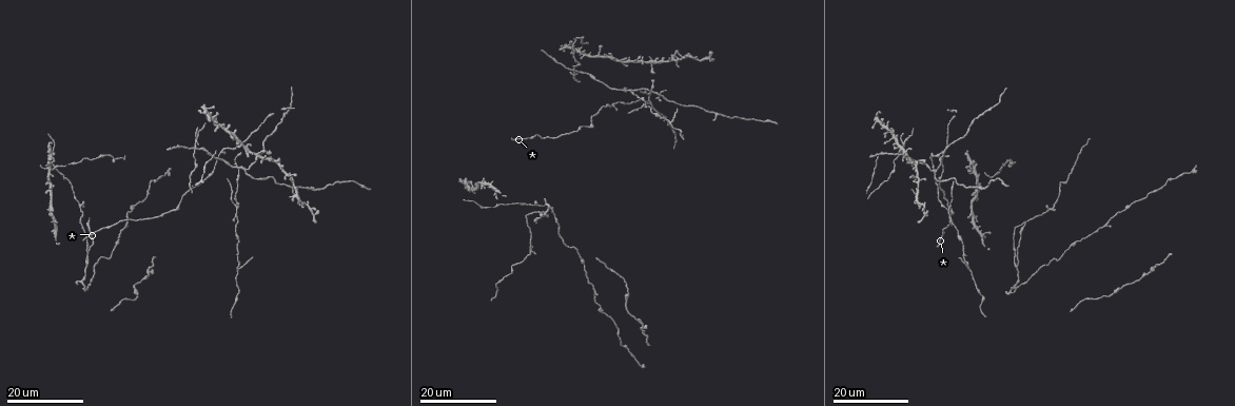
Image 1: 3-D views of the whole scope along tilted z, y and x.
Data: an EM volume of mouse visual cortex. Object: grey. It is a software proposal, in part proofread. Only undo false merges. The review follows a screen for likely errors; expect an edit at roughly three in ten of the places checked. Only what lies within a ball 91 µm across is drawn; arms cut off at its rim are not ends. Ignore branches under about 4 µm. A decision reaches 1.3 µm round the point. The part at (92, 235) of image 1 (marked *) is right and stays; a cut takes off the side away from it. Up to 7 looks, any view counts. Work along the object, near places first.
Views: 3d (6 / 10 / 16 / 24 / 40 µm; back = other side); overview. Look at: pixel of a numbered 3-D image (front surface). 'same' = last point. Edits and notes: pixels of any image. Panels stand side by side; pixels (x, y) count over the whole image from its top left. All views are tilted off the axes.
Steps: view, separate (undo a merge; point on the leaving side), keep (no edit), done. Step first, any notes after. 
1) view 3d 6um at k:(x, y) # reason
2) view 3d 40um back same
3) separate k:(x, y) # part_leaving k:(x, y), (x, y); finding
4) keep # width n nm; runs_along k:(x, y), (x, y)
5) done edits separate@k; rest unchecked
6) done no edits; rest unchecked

view 3d 24um at 1:(240, 168) # thin arm on a thick one

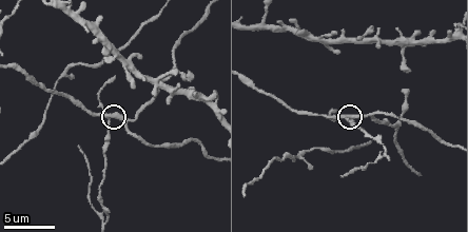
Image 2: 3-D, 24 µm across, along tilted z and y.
view 3d 6um at 2:(345, 118)

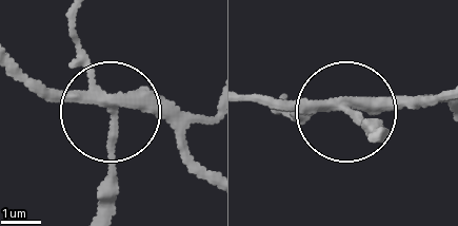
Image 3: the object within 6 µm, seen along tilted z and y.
separate 3:(78, 40) # width 240 nm; part_leaving 3:(102, 97), (103, 205); two cells meet here

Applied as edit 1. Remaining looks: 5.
view overview

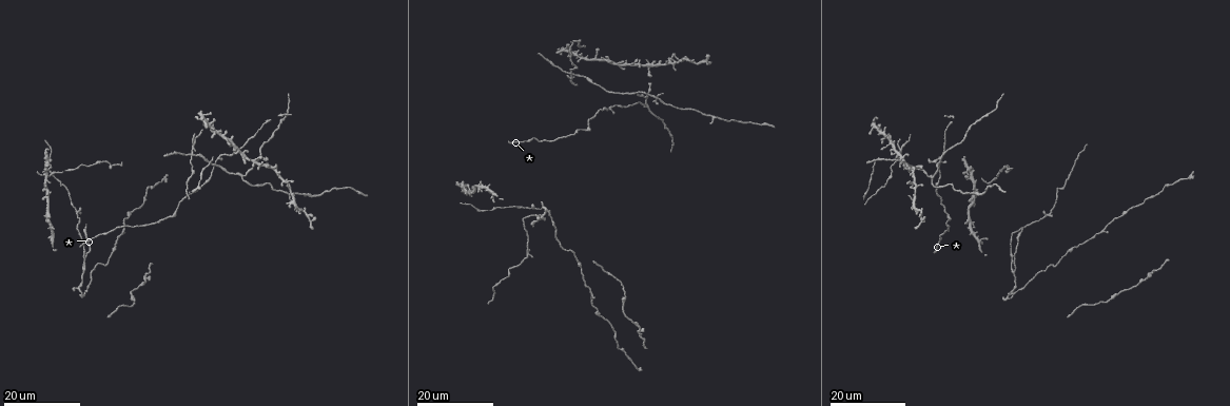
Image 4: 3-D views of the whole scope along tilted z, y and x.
view 3d 24um at 4:(576, 260) # thick turns thin

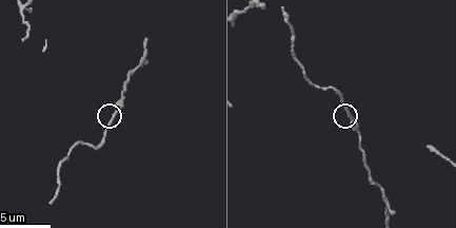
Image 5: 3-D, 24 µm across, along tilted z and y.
view 3d 10um at 5:(114, 113)

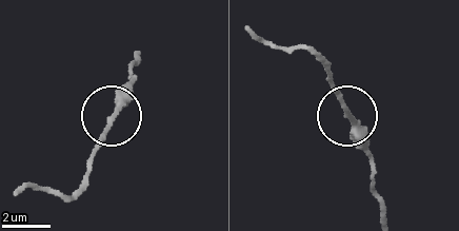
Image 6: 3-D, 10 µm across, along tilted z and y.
keep # runs_along 6:(259, 36), (317, 55), (371, 154); one cell here

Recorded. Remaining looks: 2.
view 3d 24um at 4:(86, 258) # four or more arms meet

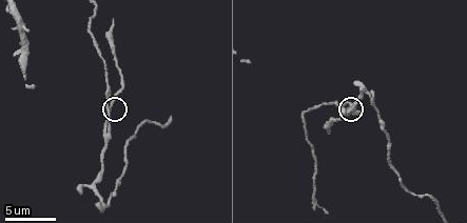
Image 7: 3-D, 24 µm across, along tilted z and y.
view 3d 10um same

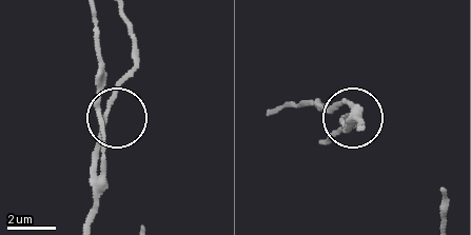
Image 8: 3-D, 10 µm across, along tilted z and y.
keep # continuous, no second cell

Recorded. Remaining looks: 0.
done edits separate@3; rest unchecked

